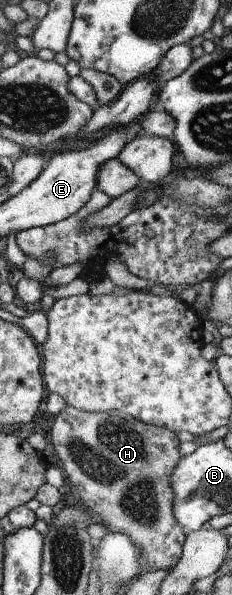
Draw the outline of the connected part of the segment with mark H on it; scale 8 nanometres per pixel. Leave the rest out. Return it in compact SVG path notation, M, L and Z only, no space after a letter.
M65 406L52 419L50 443L58 466L69 485L78 495L79 503L94 516L96 522L104 523L108 531L124 532L139 549L143 572L163 569L168 571L179 559L185 531L172 515L172 490L169 477L179 460L176 434L155 425L134 419L118 412L87 412Z

